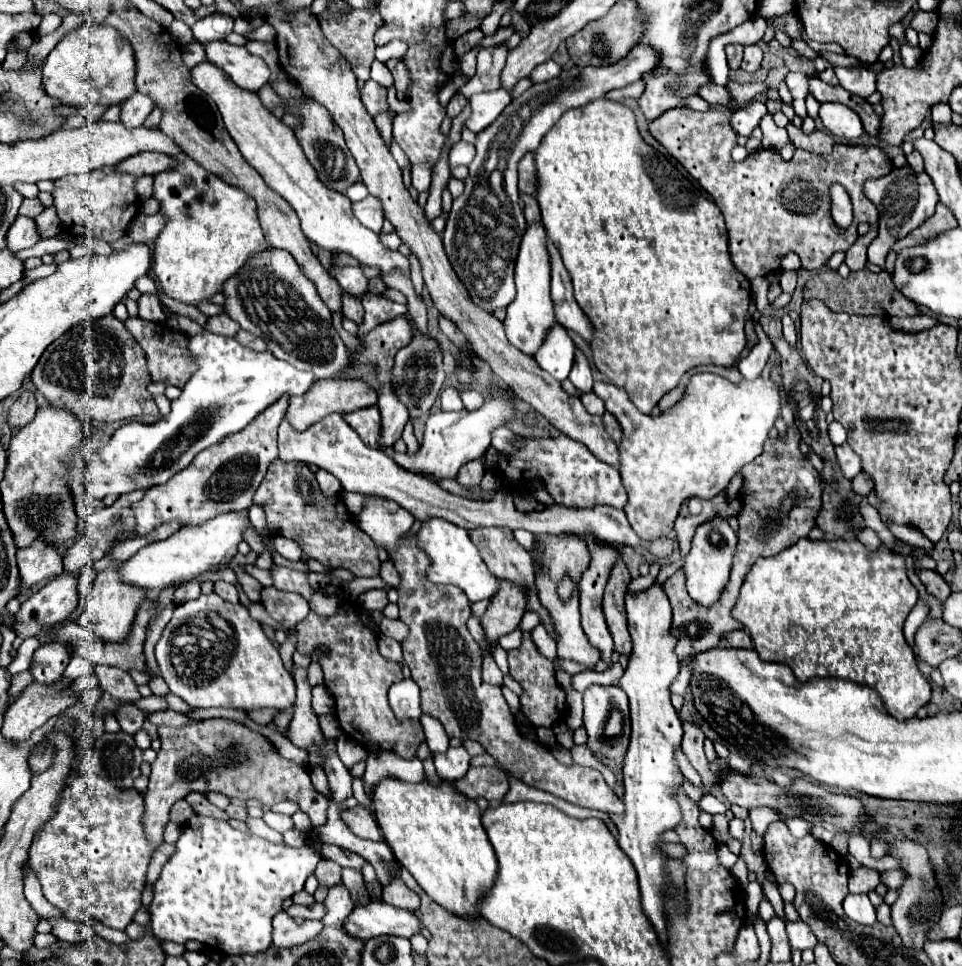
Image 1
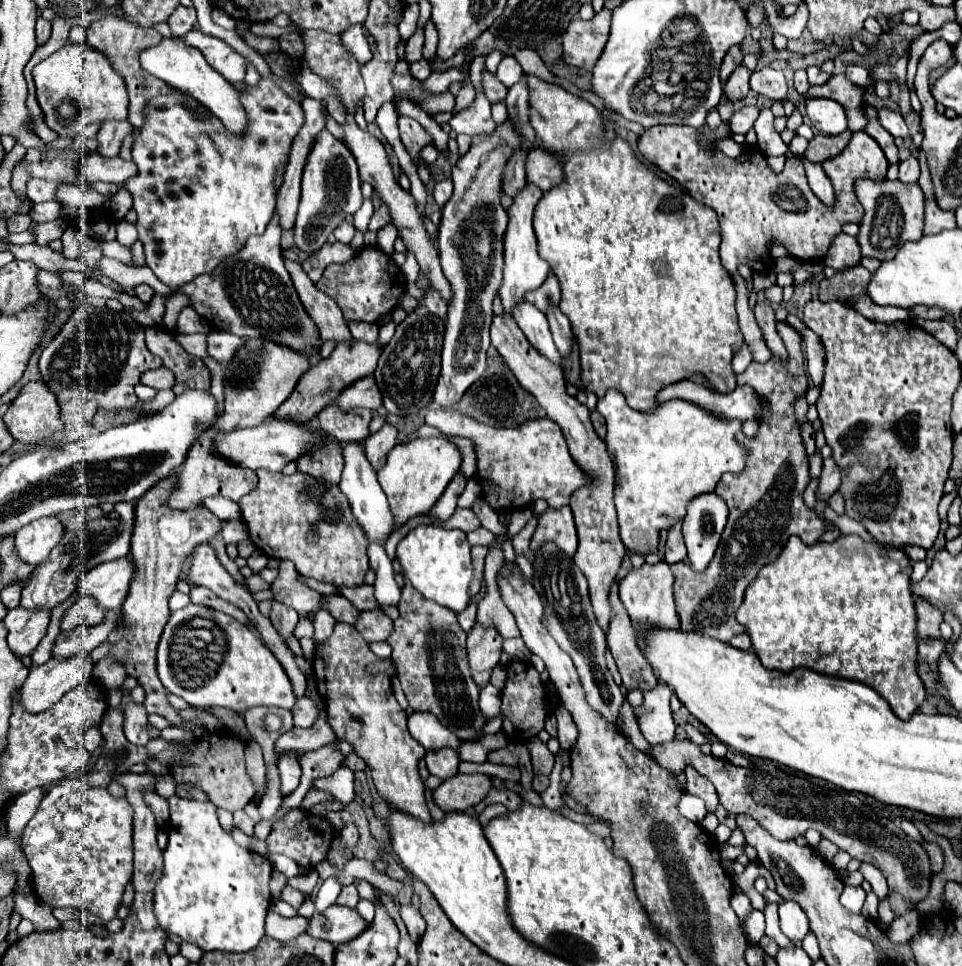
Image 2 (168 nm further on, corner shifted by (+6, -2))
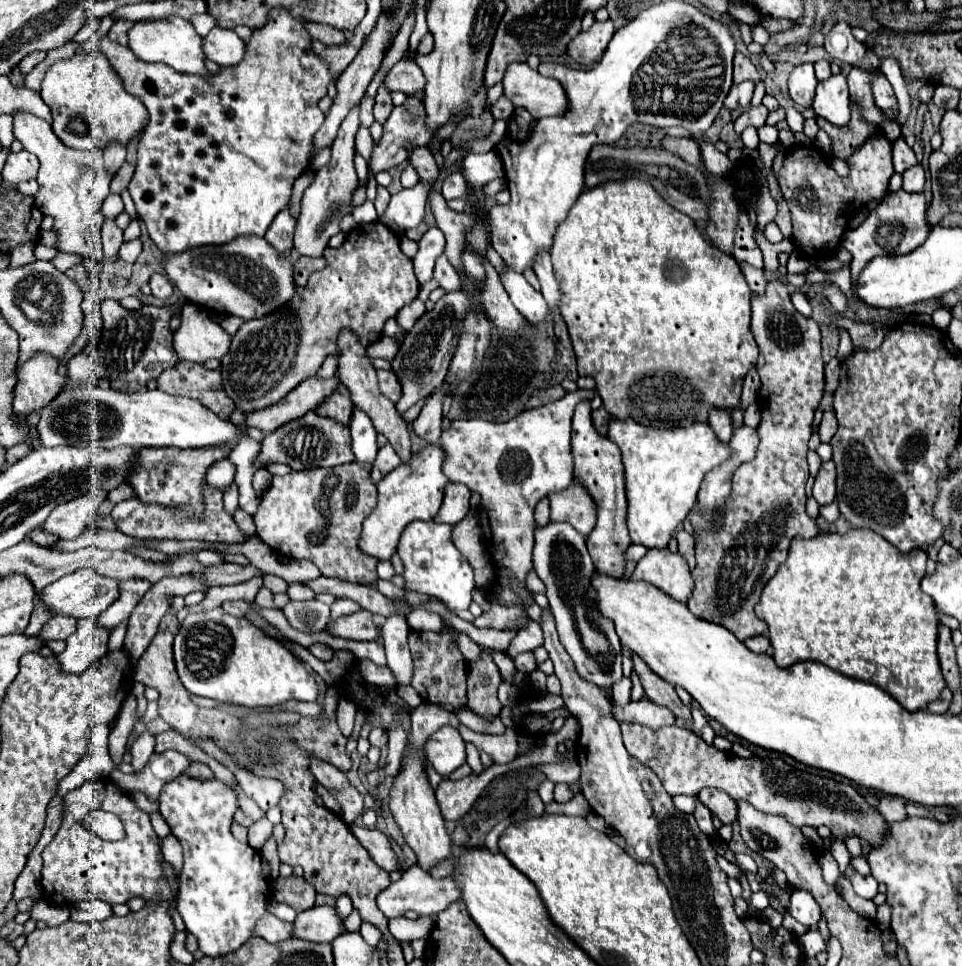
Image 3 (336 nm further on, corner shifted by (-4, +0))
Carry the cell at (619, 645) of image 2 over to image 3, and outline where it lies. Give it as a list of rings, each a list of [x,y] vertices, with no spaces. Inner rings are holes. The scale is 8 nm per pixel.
[[[632,654],[632,662],[634,662],[634,670],[636,674],[640,676],[640,682],[642,682],[642,688],[646,692],[646,696],[660,704],[660,706],[668,706],[670,710],[674,710],[674,714],[678,718],[684,718],[688,722],[688,728],[692,726],[692,720],[690,720],[690,708],[682,704],[682,700],[678,698],[676,690],[672,684],[668,684],[666,680],[662,680],[658,674],[654,674],[648,664],[638,656],[638,654]]]

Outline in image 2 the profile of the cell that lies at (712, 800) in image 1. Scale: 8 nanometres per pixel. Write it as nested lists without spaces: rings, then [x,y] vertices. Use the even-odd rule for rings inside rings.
[[[686,792],[680,796],[678,810],[680,810],[680,814],[682,814],[684,818],[688,818],[688,820],[692,820],[692,822],[696,822],[696,824],[700,824],[702,818],[706,816],[706,806],[704,806],[704,802],[700,802],[700,798],[690,796],[690,794],[686,794]]]

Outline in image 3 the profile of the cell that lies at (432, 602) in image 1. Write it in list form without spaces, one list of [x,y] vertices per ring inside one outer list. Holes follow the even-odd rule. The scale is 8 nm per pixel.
[[[444,628],[442,632],[426,632],[426,634],[418,630],[410,630],[408,644],[410,644],[412,660],[414,660],[414,676],[410,684],[422,696],[422,700],[432,704],[450,704],[454,710],[468,708],[466,704],[468,662],[458,648],[456,632],[450,628]]]

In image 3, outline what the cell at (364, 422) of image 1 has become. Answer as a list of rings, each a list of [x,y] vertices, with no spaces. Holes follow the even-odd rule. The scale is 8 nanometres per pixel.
[[[340,384],[338,390],[334,392],[334,396],[326,398],[326,404],[320,404],[316,412],[318,412],[318,416],[326,416],[344,426],[350,426],[352,412],[354,412],[354,402],[350,400],[350,390]]]

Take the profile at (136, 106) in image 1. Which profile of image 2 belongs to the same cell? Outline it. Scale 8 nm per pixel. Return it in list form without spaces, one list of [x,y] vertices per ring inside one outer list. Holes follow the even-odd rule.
[[[124,120],[124,122],[104,122],[100,126],[98,136],[96,136],[98,154],[106,156],[106,158],[118,156],[122,140],[128,136],[128,132],[132,132],[132,126],[130,126],[128,120]]]

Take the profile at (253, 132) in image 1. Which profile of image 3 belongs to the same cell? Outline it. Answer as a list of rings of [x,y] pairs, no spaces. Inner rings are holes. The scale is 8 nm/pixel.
[[[170,16],[166,20],[136,22],[136,26],[128,32],[128,38],[130,38],[130,50],[144,62],[164,62],[182,74],[210,76],[204,62],[206,56],[202,52],[202,36],[198,36],[192,24],[184,18]]]

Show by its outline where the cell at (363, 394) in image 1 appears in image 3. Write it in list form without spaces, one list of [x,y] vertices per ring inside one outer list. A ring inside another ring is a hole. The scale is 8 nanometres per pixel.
[[[378,370],[378,386],[382,396],[386,396],[392,402],[398,402],[402,396],[402,388],[394,376],[392,370]]]

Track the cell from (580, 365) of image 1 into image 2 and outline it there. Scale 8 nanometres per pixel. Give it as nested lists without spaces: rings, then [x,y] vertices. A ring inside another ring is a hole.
[[[550,304],[548,310],[546,310],[546,318],[548,318],[548,324],[550,324],[550,332],[552,332],[552,338],[558,346],[558,352],[562,356],[566,356],[570,352],[570,346],[572,346],[572,328],[570,328],[570,320],[558,310],[558,306]]]

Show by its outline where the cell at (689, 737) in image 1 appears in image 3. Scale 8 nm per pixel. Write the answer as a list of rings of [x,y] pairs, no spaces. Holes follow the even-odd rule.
[[[704,788],[698,794],[698,800],[710,808],[712,814],[716,814],[724,824],[732,824],[736,820],[736,802],[722,790],[716,788]]]

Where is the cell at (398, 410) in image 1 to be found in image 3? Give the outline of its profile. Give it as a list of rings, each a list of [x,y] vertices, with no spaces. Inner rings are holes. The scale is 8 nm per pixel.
[[[384,444],[378,452],[378,458],[372,468],[372,482],[380,482],[388,472],[398,468],[398,464],[402,464],[400,456],[394,452],[394,448],[390,444]]]

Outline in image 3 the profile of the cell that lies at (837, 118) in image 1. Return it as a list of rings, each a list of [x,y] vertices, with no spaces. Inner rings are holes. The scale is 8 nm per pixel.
[[[844,74],[830,76],[818,84],[812,108],[820,118],[826,118],[834,126],[844,126],[850,122],[850,98]]]

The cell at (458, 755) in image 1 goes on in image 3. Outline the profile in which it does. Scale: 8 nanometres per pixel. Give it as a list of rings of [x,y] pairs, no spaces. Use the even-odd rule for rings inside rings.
[[[442,726],[426,740],[426,746],[424,746],[426,760],[436,768],[440,776],[446,778],[466,762],[464,746],[466,744],[458,730],[450,726]]]

